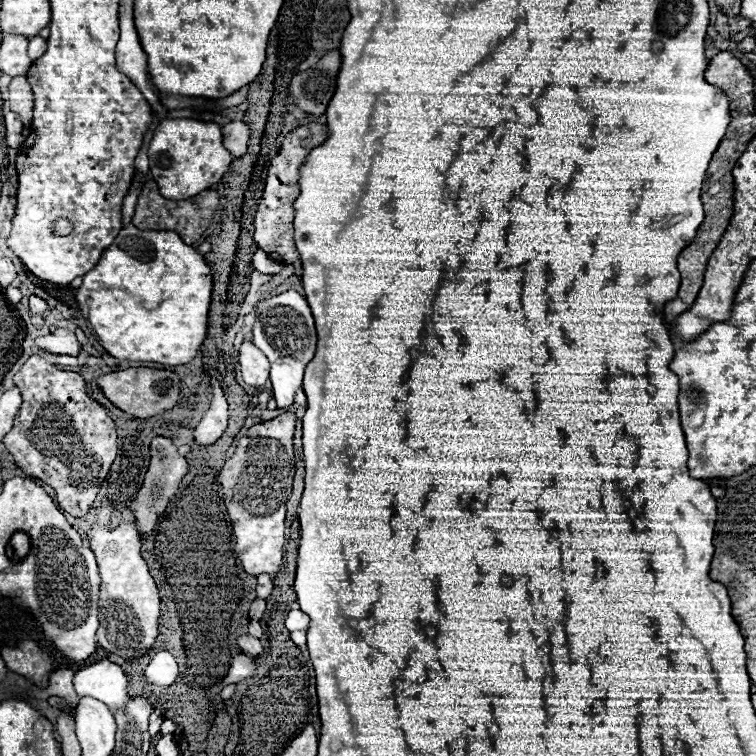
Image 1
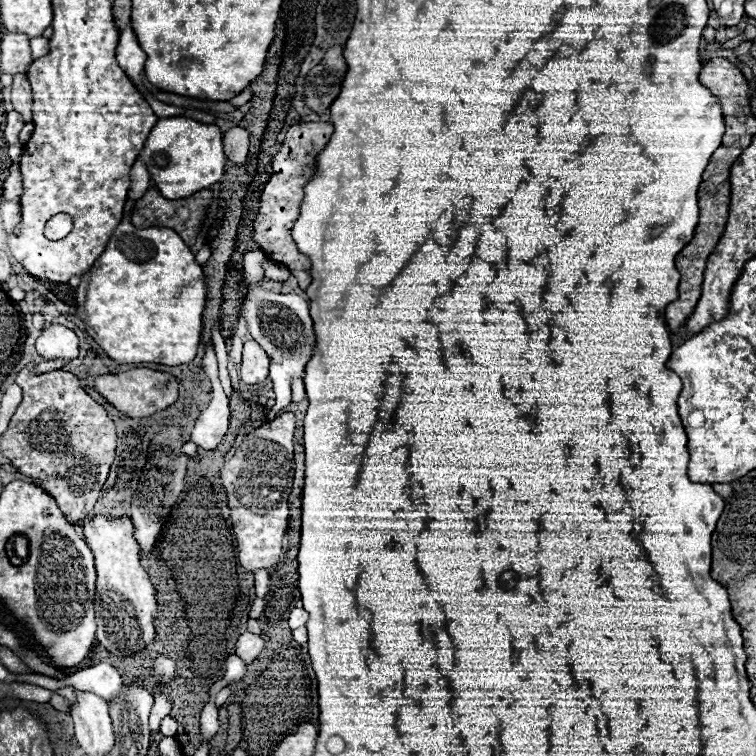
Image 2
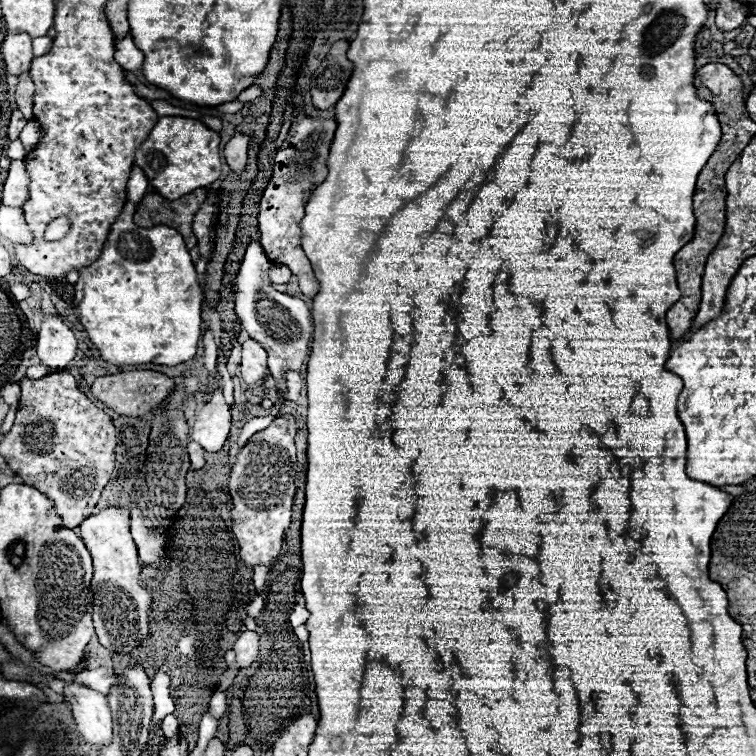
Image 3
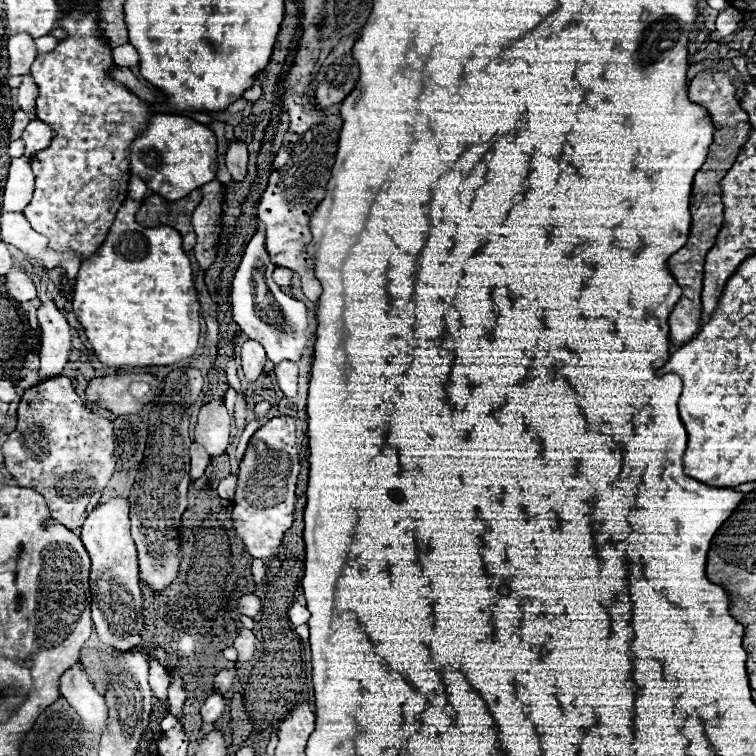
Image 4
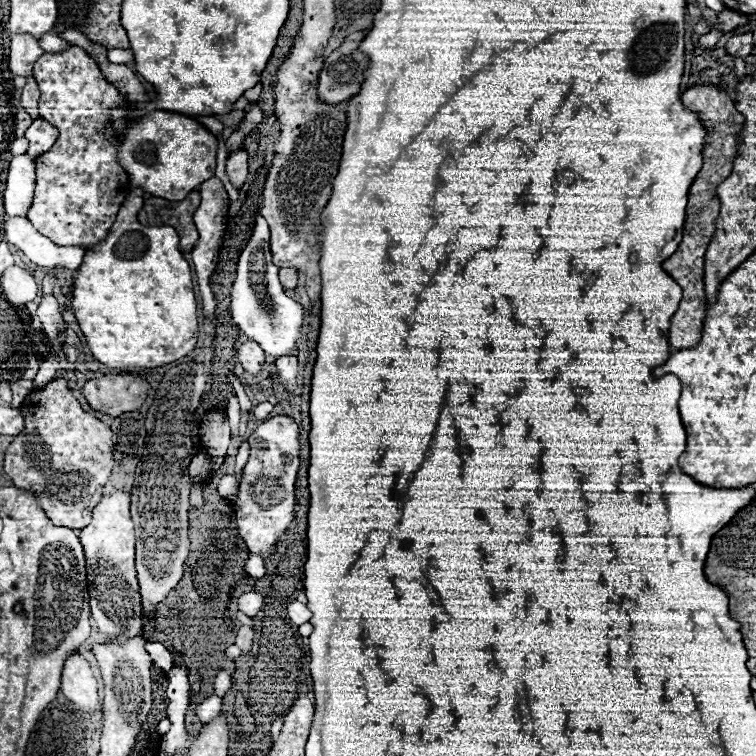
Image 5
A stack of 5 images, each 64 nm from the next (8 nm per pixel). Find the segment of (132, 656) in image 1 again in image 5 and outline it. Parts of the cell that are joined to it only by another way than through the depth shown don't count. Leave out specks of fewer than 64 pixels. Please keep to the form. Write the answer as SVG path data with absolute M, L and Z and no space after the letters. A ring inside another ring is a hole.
M122 490L112 492L100 500L92 512L92 522L82 528L80 534L88 564L92 618L108 642L114 642L118 638L134 638L142 628L140 592L134 566L134 540L134 524L130 520L130 494Z

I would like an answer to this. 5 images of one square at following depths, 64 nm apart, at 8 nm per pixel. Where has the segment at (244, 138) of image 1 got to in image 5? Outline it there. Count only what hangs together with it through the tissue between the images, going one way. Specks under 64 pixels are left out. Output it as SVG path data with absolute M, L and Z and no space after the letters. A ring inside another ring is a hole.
M236 150L228 156L226 160L226 172L230 176L230 182L234 184L234 188L244 186L246 176L248 176L248 154L246 150Z

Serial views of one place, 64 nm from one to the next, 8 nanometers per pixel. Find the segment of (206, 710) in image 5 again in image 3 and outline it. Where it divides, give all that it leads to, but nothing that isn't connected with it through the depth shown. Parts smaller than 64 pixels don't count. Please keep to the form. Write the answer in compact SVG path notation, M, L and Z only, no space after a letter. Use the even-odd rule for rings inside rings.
M214 692L214 694L212 694L208 708L210 708L210 712L212 712L216 718L220 718L220 716L226 712L226 708L228 708L226 700L228 700L226 692Z

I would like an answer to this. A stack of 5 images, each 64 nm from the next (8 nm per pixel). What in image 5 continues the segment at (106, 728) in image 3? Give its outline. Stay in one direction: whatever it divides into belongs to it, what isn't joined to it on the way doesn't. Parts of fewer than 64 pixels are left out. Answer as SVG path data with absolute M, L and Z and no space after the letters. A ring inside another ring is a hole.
M72 654L66 660L60 690L72 704L80 706L84 712L94 714L100 710L96 678L92 676L88 662L80 654Z

